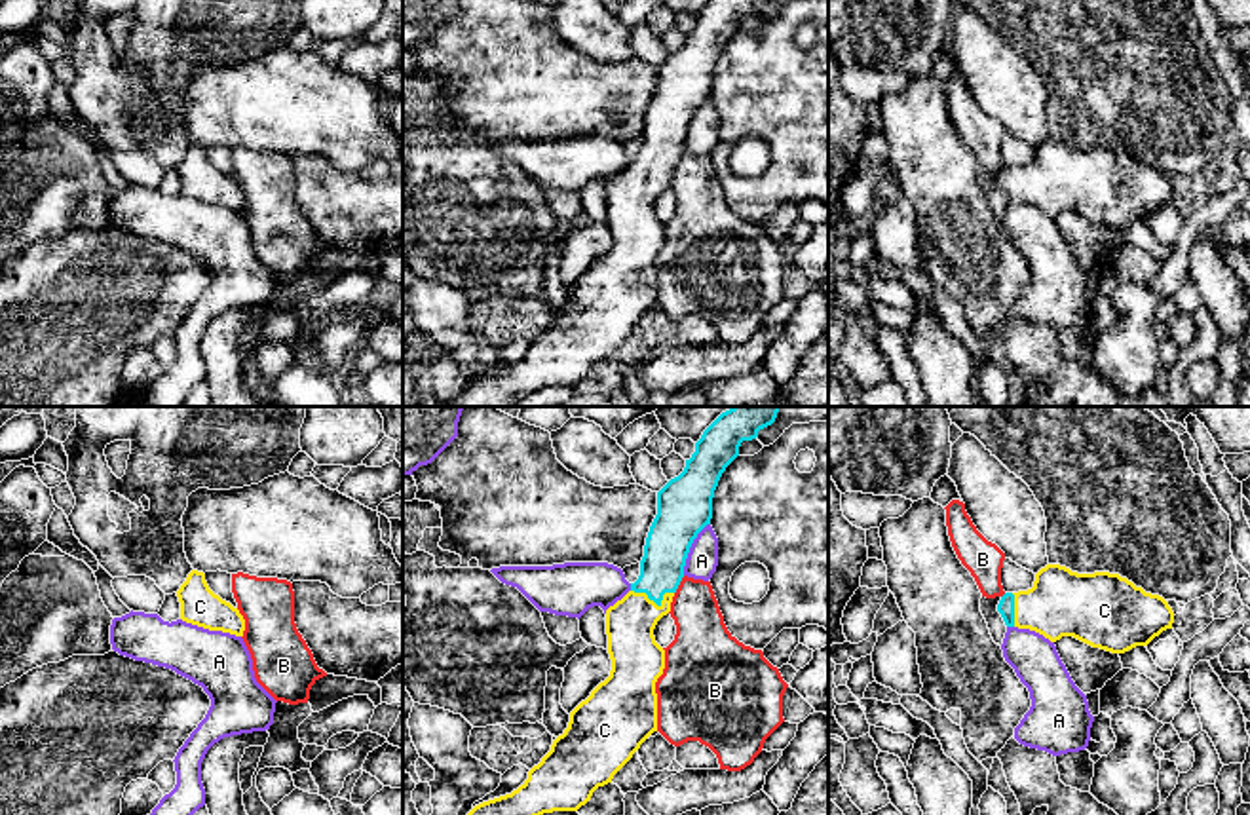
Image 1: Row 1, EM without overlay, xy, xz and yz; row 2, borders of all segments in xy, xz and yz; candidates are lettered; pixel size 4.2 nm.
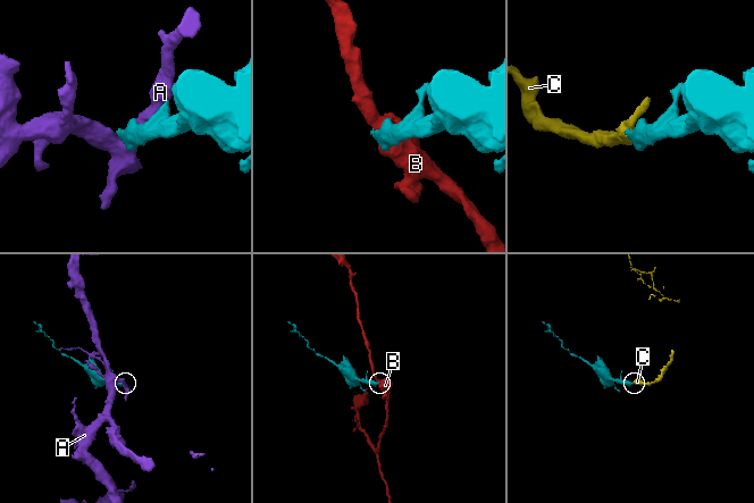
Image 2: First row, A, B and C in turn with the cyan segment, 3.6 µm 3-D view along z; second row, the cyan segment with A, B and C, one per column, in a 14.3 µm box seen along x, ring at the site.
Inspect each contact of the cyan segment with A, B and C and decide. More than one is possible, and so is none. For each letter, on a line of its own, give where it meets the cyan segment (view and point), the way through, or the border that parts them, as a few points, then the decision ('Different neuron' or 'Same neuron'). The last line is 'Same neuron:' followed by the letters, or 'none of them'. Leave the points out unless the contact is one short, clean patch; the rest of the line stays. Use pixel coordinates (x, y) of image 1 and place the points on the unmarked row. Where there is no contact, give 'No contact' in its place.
A: Touches cyan at xz (688, 124). Different neuron
B: Touches cyan at xz (679, 158). Boundary: xz (684, 151), (675, 168). Different neuron
C: Touches cyan at xz (654, 175). Path across: xz (662, 143), (654, 175), (635, 194), (635, 230). Same neuron
Same neuron: C

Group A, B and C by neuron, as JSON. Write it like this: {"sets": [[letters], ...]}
{"sets": [["A"], ["B"], ["C"]]}

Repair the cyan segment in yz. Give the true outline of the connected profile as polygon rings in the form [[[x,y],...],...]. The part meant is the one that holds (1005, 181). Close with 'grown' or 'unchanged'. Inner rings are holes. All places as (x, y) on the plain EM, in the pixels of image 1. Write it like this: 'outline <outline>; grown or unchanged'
outline [[[1047,139],[1033,161],[1005,167],[997,179],[1007,201],[1030,203],[1051,217],[1073,211],[1092,222],[1125,228],[1172,203],[1168,177],[1109,146],[1077,148]]]; grown

